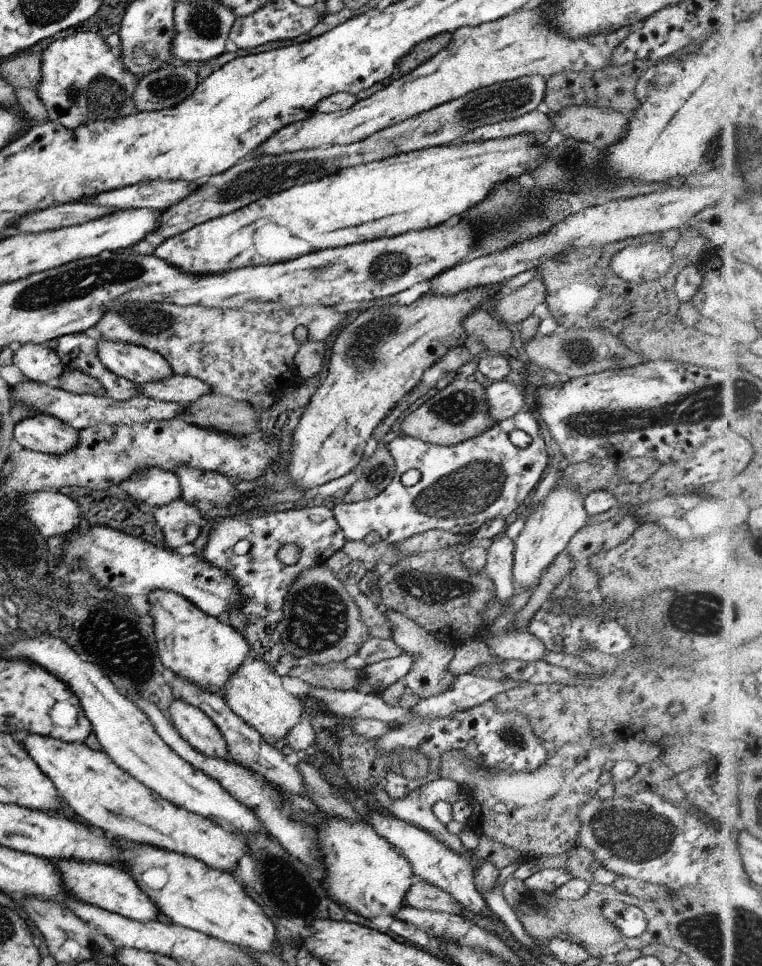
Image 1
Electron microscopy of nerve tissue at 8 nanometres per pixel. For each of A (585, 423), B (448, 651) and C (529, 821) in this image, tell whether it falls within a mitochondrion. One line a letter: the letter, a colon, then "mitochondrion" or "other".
A: mitochondrion
B: other
C: other

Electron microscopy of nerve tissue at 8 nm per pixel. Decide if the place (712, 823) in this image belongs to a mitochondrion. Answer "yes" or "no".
no

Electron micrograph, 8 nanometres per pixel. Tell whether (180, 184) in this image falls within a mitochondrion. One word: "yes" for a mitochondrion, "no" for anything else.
no

